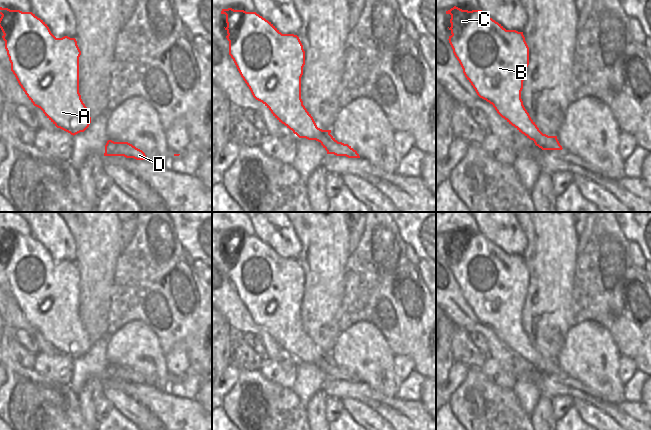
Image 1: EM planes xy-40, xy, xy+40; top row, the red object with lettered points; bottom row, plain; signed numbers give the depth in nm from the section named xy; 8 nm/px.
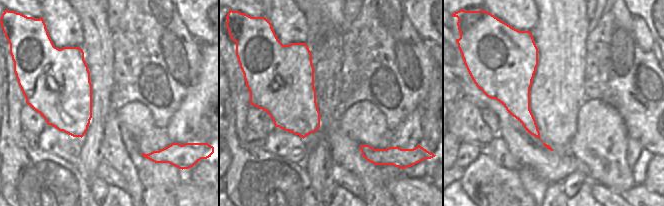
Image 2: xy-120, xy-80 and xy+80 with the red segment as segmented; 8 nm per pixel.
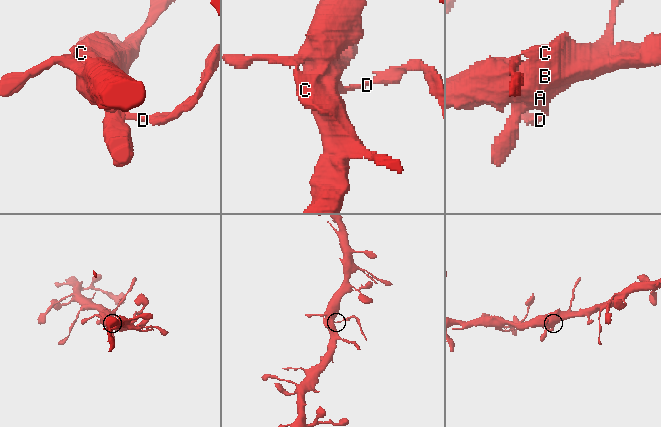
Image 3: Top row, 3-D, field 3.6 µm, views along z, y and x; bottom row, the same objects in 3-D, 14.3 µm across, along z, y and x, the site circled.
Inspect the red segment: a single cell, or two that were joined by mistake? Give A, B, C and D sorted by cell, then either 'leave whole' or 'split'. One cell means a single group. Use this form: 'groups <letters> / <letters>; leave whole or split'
groups A B C / D; split

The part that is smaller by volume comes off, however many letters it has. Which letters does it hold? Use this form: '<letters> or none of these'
D

